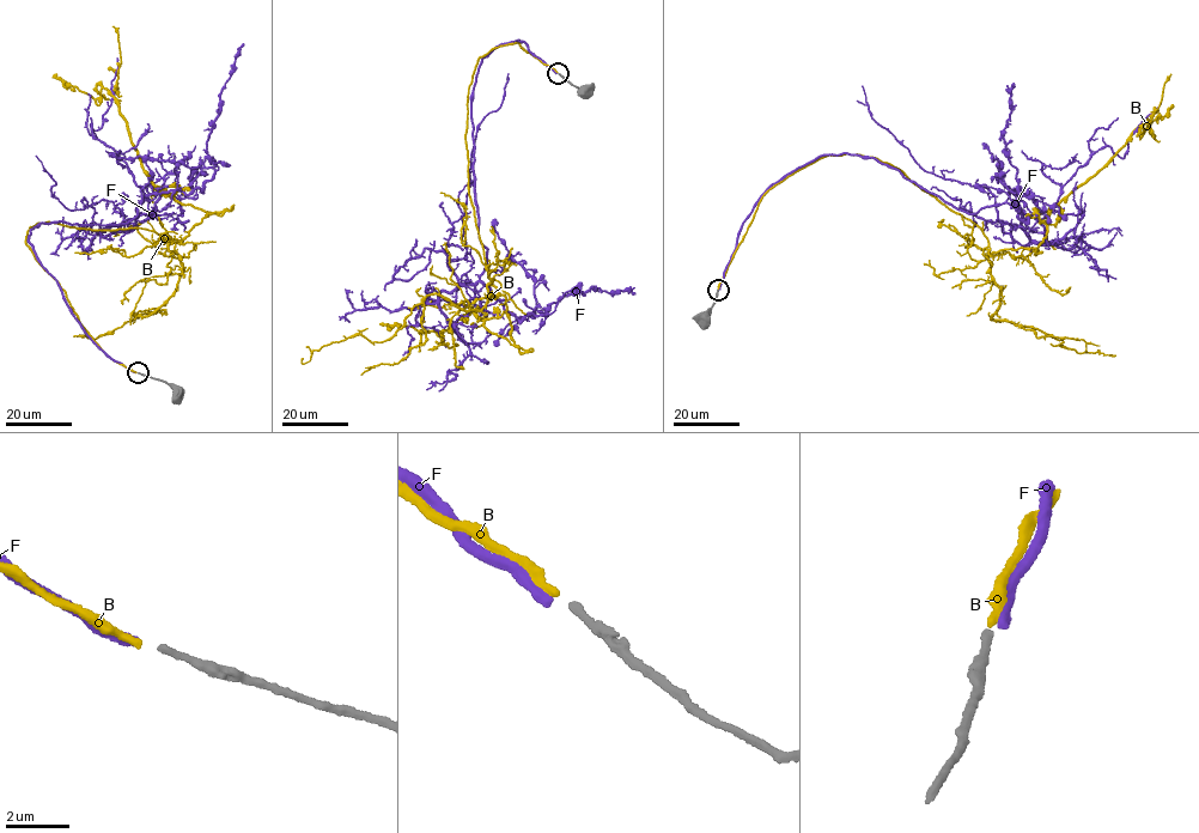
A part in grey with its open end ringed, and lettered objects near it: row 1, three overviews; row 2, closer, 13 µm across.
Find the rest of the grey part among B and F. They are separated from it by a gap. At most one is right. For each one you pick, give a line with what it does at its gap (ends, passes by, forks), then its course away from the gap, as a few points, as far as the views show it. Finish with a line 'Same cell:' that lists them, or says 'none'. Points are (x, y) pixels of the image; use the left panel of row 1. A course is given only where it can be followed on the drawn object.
B: It ends there. Its course: (135, 372), (95, 342), (28, 231), (177, 242), (214, 213), (153, 186), (107, 90), (97, 104), (52, 78)
Same cell: B

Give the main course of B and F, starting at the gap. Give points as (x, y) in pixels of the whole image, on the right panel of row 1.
B: (718, 289), (766, 193), (827, 156), (899, 168), (981, 227), (990, 254), (1038, 251), (1051, 210), (1173, 108)
F: (719, 290), (754, 204), (823, 154), (1021, 224), (920, 168), (862, 86)

